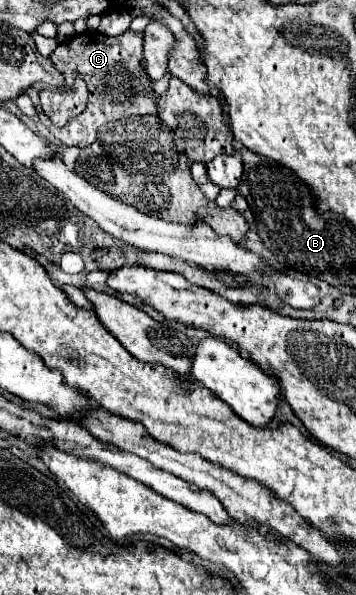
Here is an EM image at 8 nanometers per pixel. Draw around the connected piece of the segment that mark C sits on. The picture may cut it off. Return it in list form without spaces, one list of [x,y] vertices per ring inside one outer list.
[[[88,30],[84,34],[72,36],[64,44],[58,44],[58,48],[50,54],[50,60],[58,70],[62,70],[64,76],[70,76],[72,72],[80,72],[90,90],[86,110],[80,116],[76,116],[74,120],[70,120],[64,128],[56,128],[44,114],[40,105],[40,91],[51,87],[47,87],[46,83],[38,82],[25,92],[30,97],[39,120],[64,146],[86,148],[94,142],[94,138],[98,138],[98,128],[102,124],[108,124],[112,120],[130,118],[130,116],[156,114],[156,94],[152,94],[152,90],[150,90],[152,82],[144,76],[144,68],[140,68],[142,38],[144,38],[144,34],[134,32],[134,30],[128,30],[116,38]]]

